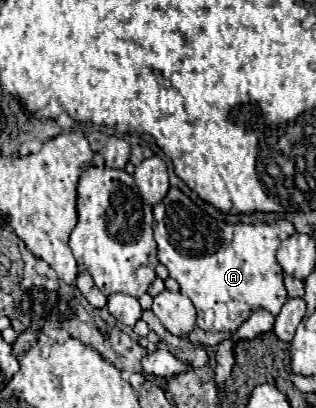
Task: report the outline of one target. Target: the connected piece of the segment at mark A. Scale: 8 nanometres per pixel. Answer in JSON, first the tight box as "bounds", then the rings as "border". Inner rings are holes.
{"bounds":[154,187,296,333],"border":[[[170,187],[166,197],[162,199],[162,205],[164,205],[164,217],[158,219],[154,225],[154,239],[158,243],[158,261],[168,269],[170,277],[178,281],[180,293],[194,303],[198,313],[196,325],[200,329],[212,331],[212,333],[218,333],[218,331],[236,333],[236,329],[254,311],[264,309],[264,311],[270,311],[272,315],[280,313],[282,305],[288,301],[288,293],[284,287],[284,271],[276,261],[276,249],[284,239],[296,233],[290,221],[278,219],[274,223],[256,223],[256,225],[238,223],[234,227],[232,223],[210,217],[178,187]]]}

